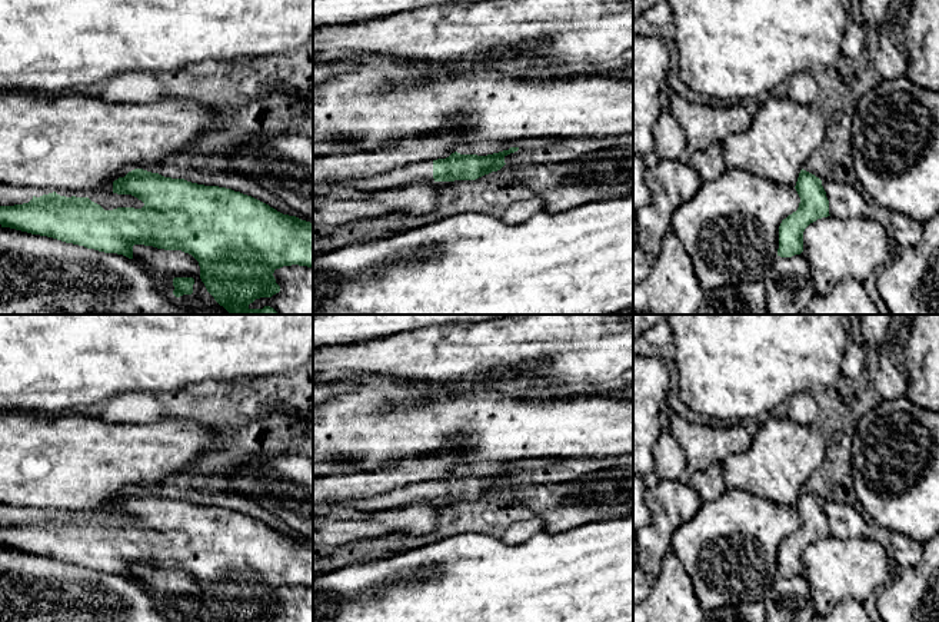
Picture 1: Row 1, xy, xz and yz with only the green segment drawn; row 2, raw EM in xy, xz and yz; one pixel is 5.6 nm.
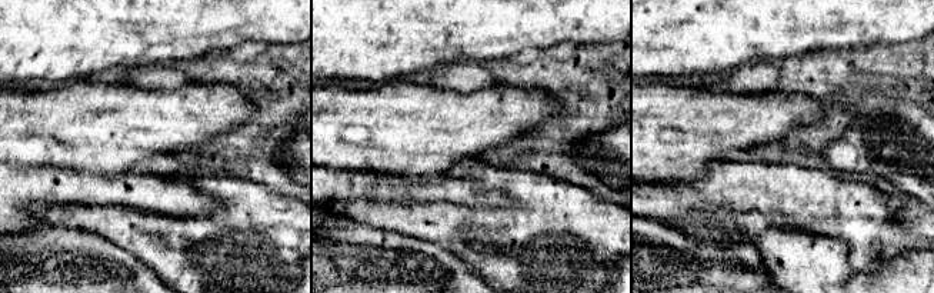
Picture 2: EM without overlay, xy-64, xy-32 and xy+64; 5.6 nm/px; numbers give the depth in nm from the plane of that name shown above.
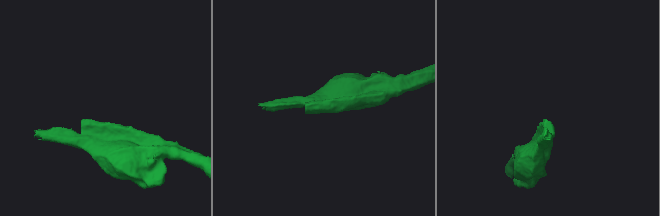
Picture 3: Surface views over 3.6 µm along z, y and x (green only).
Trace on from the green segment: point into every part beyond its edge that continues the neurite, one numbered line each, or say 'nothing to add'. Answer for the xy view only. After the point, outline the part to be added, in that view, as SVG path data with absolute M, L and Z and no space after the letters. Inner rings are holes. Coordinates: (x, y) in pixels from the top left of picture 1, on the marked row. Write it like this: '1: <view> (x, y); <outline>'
1: xy (96, 196); M113 184L107 186L106 189L101 190L94 190L84 193L91 202L100 203L101 200L107 199L113 193Z

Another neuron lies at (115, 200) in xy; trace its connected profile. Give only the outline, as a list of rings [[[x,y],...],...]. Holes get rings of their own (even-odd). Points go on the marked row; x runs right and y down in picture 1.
[[[111,193],[107,199],[99,203],[104,210],[113,210],[117,207],[134,207],[141,209],[144,203],[131,194]]]

